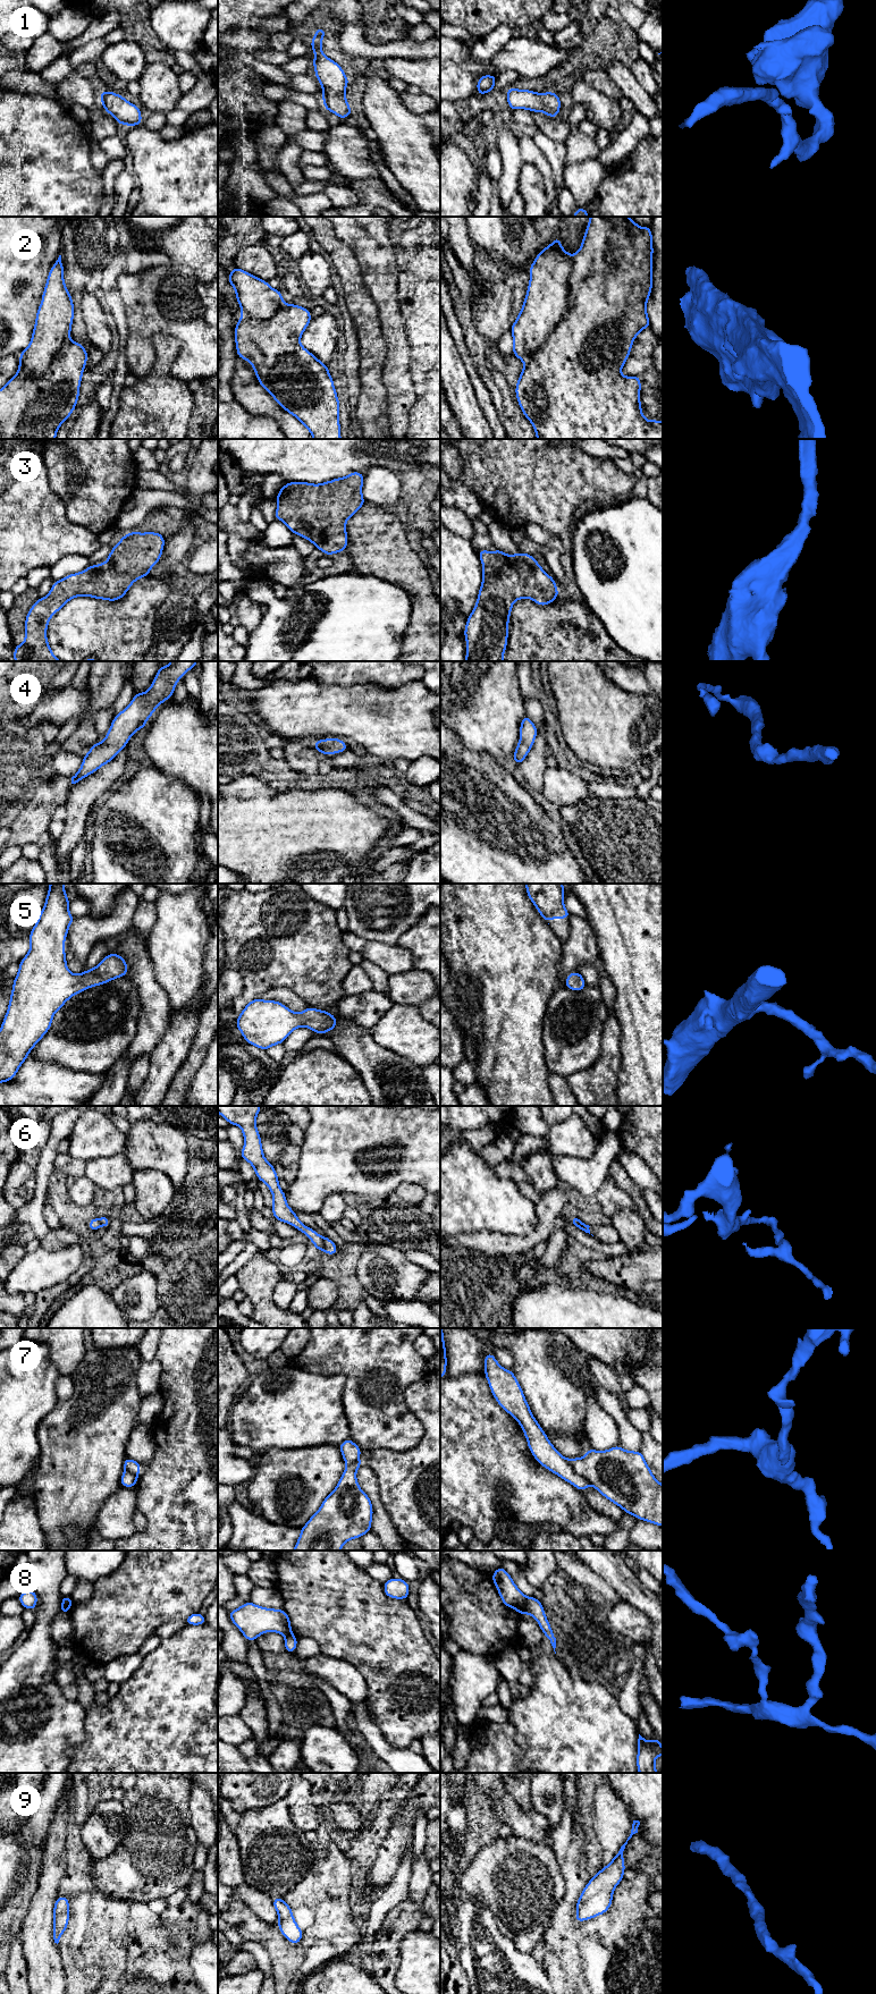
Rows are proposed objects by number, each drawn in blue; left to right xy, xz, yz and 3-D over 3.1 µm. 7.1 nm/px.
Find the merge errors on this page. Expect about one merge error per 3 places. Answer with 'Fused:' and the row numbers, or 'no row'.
Fused: 2, 6, 7, 8

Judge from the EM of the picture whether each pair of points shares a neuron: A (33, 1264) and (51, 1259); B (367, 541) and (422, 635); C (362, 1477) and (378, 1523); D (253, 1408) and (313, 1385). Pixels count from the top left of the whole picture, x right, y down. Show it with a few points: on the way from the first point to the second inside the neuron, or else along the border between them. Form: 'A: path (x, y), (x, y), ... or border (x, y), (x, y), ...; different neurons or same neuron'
A: path (38, 1264), (47, 1264); same neuron
B: path (390, 563), (421, 593), (422, 611); same neuron
C: path (371, 1488), (378, 1512); same neuron
D: path (268, 1408), (291, 1408), (298, 1400); same neuron

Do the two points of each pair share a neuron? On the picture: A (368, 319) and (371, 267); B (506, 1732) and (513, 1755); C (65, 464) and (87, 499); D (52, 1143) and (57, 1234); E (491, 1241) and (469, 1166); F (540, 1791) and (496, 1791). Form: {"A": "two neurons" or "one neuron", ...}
{"A": "two neurons", "B": "one neuron", "C": "one neuron", "D": "two neurons", "E": "two neurons", "F": "two neurons"}

